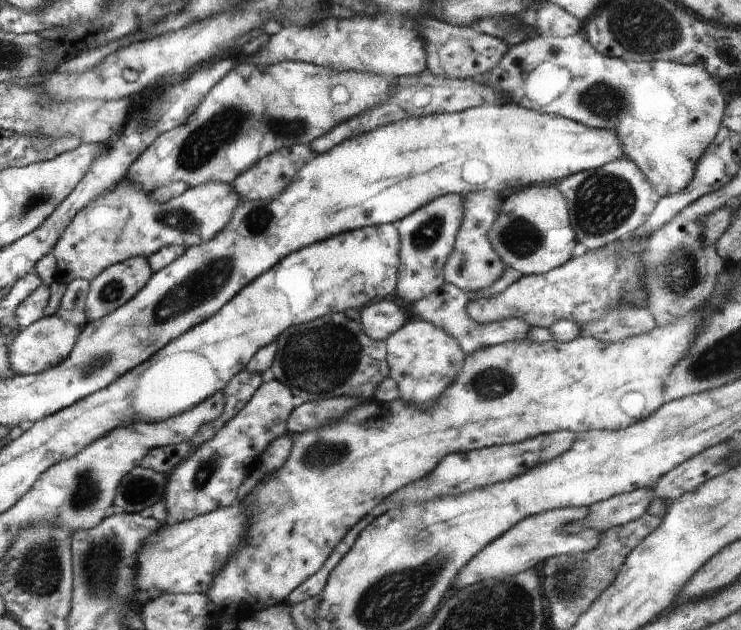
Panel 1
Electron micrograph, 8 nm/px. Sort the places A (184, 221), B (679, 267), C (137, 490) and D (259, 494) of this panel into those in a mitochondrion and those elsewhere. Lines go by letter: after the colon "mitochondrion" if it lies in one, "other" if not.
A: mitochondrion
B: mitochondrion
C: mitochondrion
D: other

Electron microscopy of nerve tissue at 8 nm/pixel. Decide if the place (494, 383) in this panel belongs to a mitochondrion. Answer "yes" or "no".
yes

